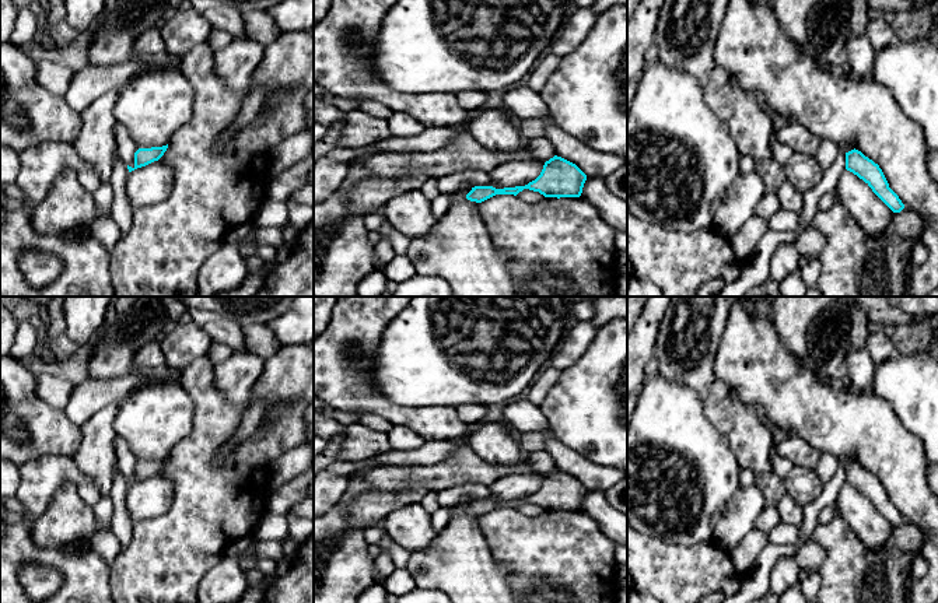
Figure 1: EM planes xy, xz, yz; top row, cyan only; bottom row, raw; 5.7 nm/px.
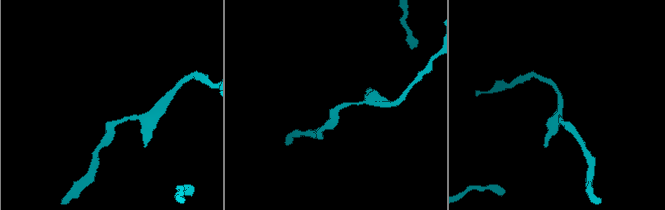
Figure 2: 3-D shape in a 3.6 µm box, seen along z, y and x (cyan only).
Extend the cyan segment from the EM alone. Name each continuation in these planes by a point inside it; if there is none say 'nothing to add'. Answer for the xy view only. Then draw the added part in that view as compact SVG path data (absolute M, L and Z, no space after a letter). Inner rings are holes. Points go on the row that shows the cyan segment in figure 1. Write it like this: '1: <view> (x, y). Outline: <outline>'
nothing to add

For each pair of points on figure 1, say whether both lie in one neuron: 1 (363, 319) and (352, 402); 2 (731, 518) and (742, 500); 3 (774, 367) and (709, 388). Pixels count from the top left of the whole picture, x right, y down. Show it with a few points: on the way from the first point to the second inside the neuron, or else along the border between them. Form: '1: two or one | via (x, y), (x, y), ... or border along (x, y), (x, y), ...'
1: one | via (342, 340), (338, 350), (338, 371), (343, 381)
2: one | via (735, 514), (742, 504)
3: two | border along (717, 350), (714, 361), (716, 374), (749, 405)

